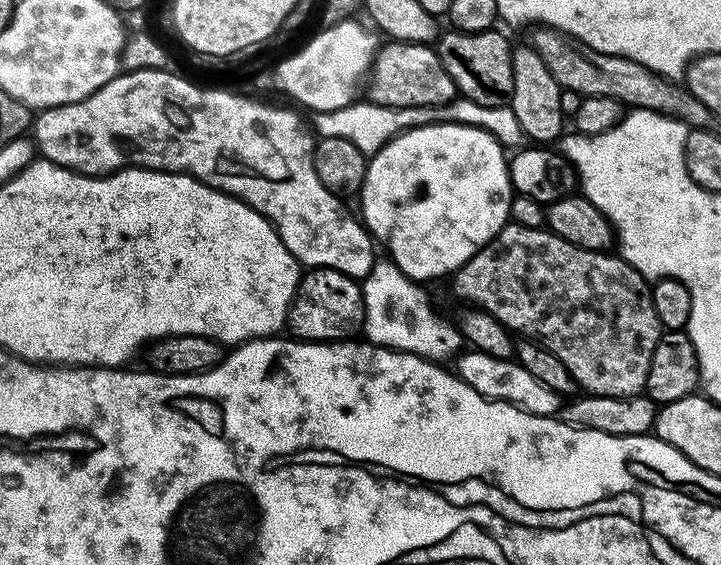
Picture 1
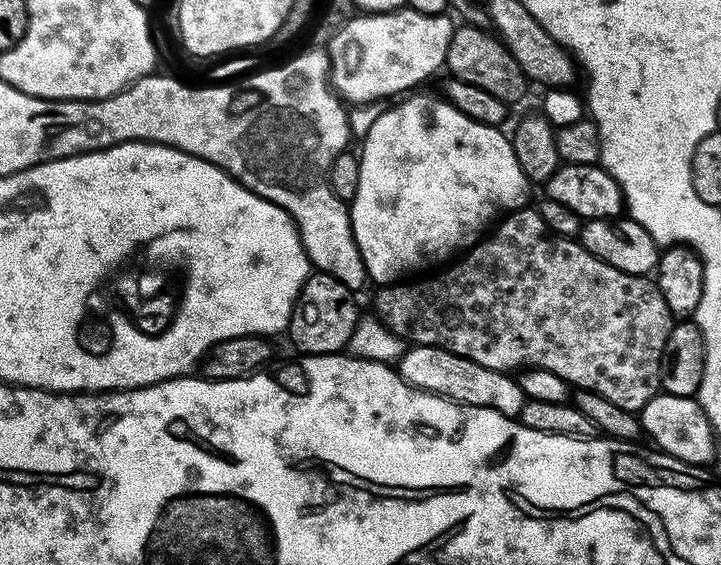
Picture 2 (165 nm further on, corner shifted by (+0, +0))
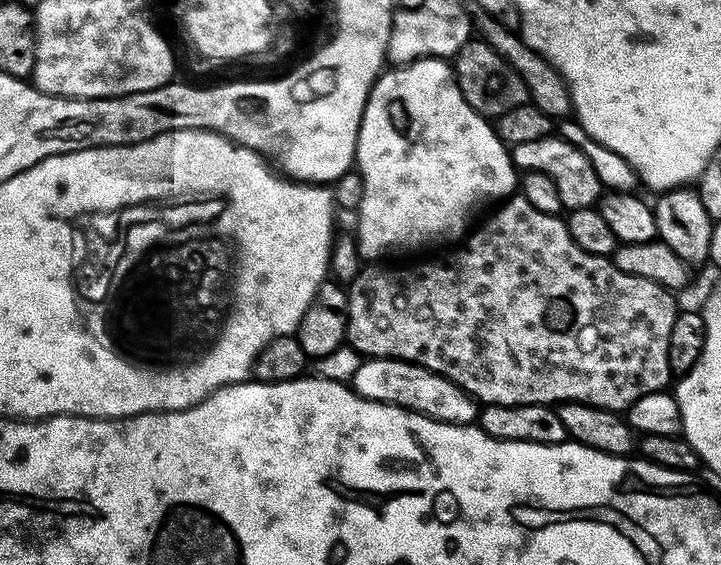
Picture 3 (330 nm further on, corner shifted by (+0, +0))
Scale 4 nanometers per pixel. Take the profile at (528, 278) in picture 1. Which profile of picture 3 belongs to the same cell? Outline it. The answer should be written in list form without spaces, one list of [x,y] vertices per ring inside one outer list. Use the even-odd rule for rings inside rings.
[[[523,194],[505,199],[497,208],[500,209],[477,232],[469,231],[463,243],[449,251],[453,251],[449,256],[444,256],[433,264],[416,264],[413,268],[392,268],[389,272],[380,262],[372,262],[361,267],[346,288],[347,343],[364,358],[408,360],[411,364],[420,364],[423,368],[446,377],[447,380],[453,380],[469,396],[485,405],[547,404],[552,406],[557,402],[571,402],[588,404],[591,408],[604,408],[607,412],[623,413],[631,408],[634,402],[638,402],[638,398],[665,391],[669,387],[668,379],[673,379],[674,376],[672,367],[668,365],[668,351],[670,330],[674,326],[674,318],[678,311],[676,300],[672,297],[675,295],[669,289],[663,288],[661,284],[618,270],[608,256],[587,253],[586,250],[578,247],[576,239],[568,233],[567,223],[560,216],[542,214],[542,210],[534,210],[534,206],[526,202]]]

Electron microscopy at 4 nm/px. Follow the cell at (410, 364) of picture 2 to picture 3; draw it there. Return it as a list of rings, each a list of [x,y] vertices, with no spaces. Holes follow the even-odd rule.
[[[387,358],[361,359],[358,370],[350,379],[350,387],[362,398],[377,400],[383,404],[396,404],[411,412],[420,412],[431,420],[441,420],[447,424],[472,424],[478,416],[478,404],[464,389],[453,380],[431,372],[420,364],[408,360],[389,360]]]

